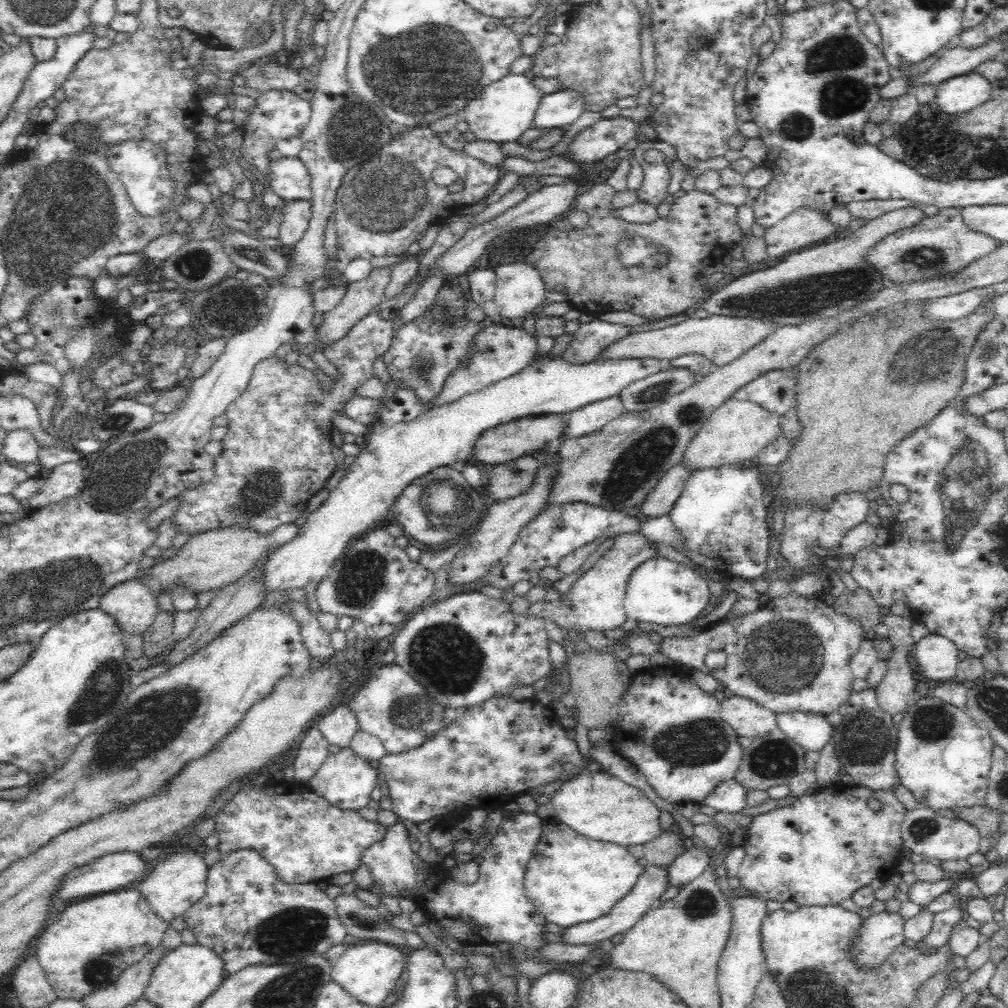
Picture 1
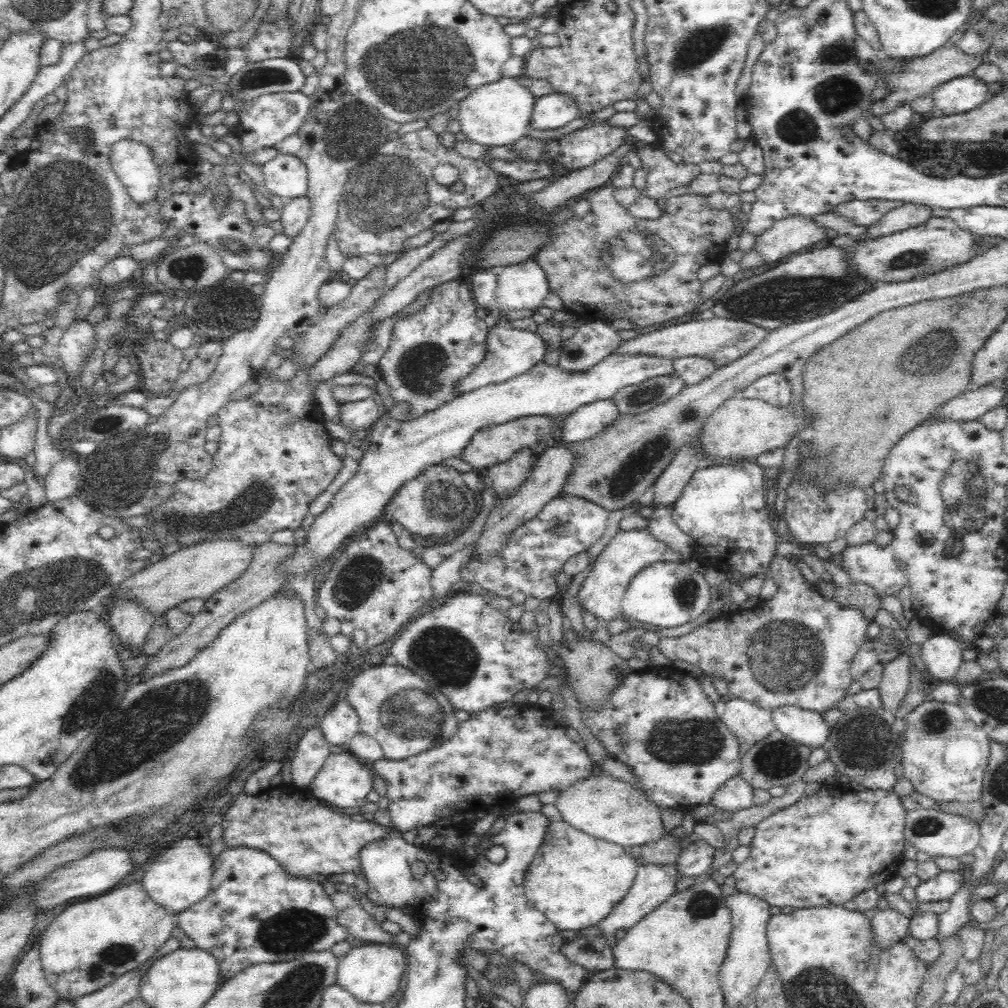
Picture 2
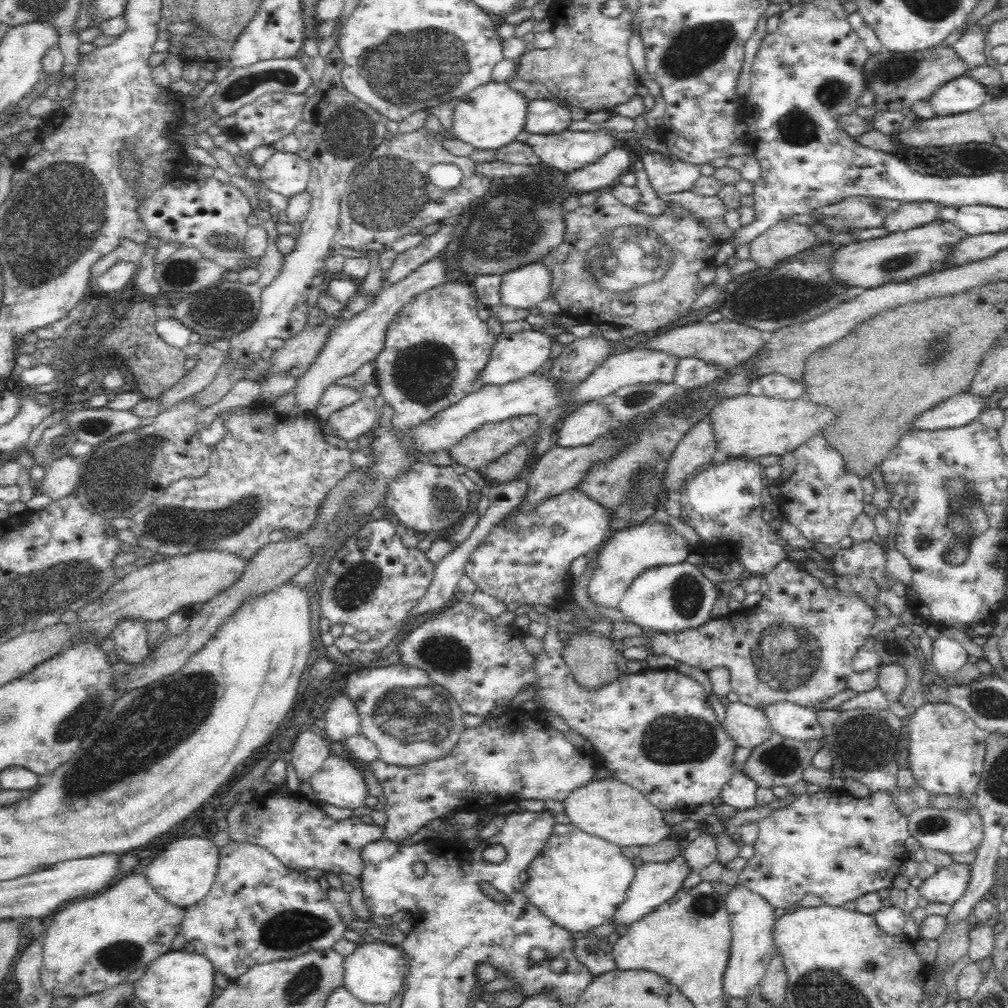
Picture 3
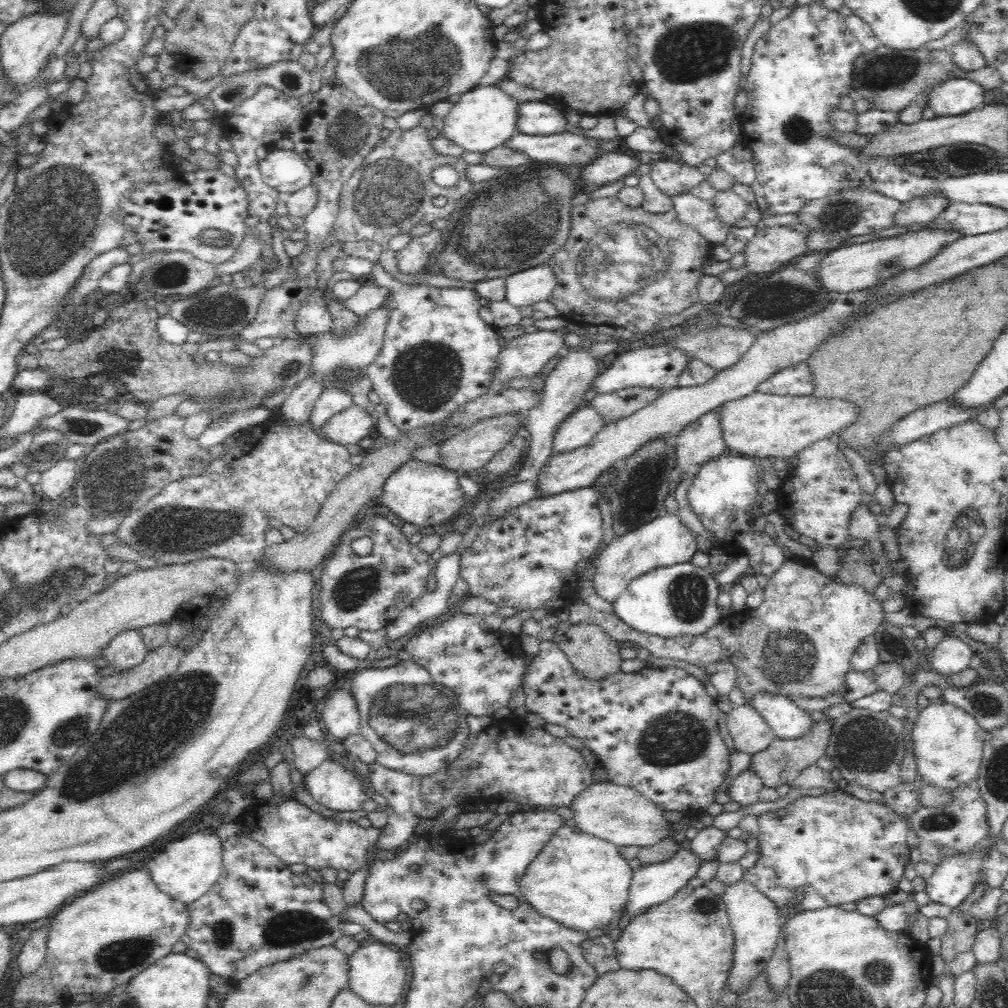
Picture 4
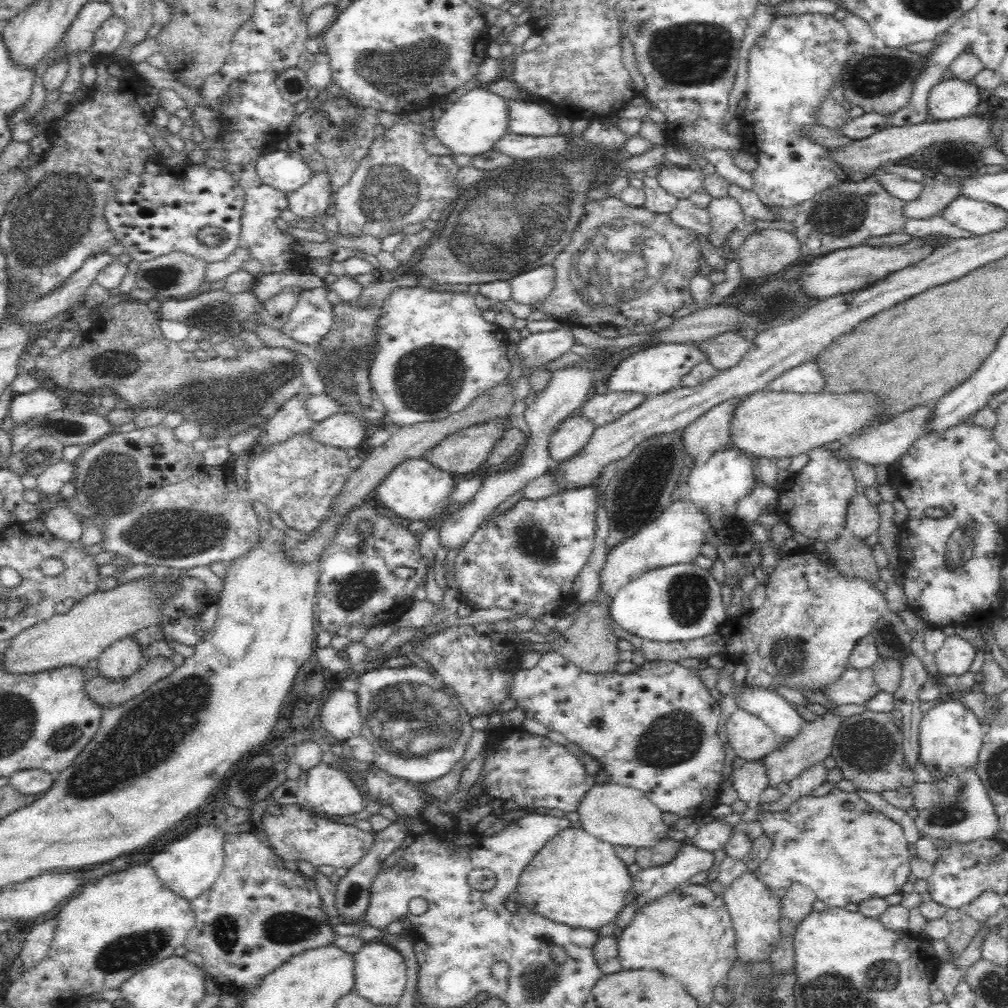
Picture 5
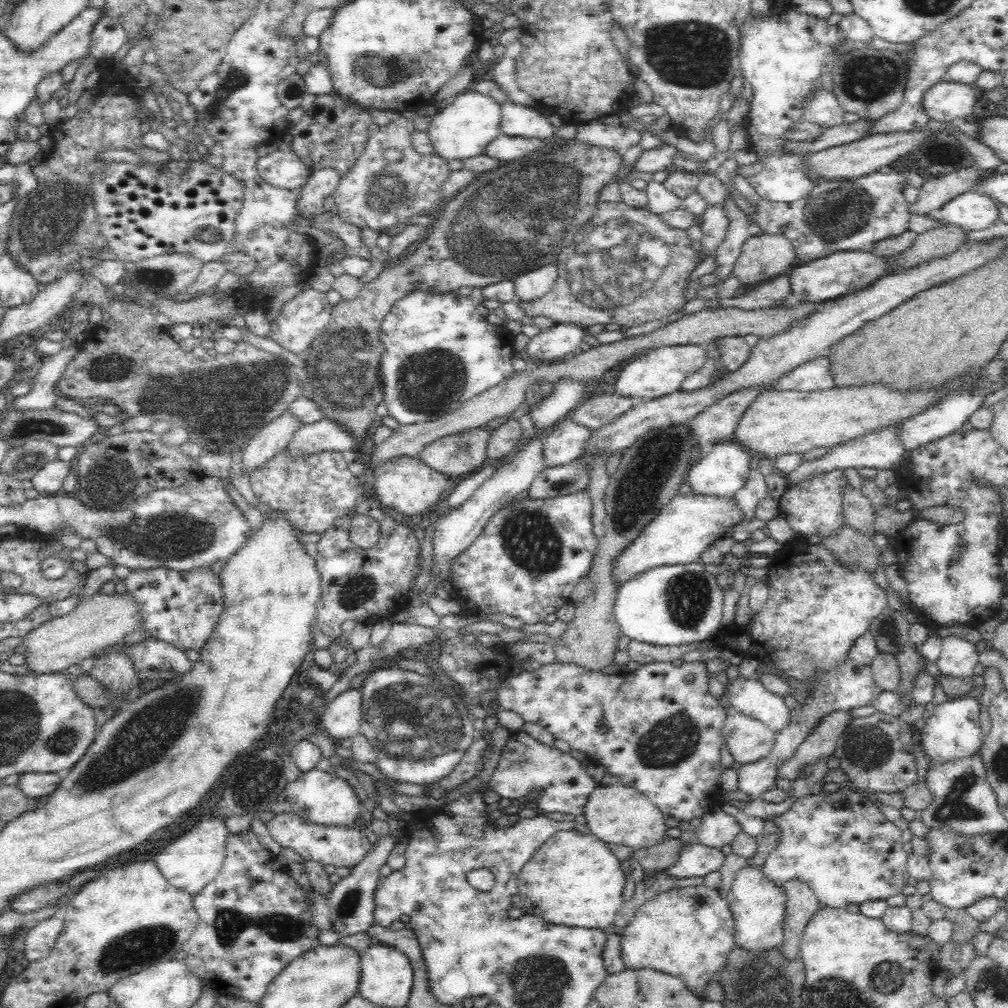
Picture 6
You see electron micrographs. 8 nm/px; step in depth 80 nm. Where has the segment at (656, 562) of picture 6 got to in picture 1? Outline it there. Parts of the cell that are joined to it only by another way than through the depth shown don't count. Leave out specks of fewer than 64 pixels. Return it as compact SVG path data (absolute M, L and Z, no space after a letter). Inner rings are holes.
M640 533L619 534L613 546L592 566L581 574L569 590L554 602L540 601L531 604L530 614L535 614L546 621L551 621L560 629L569 630L572 637L588 631L604 633L614 629L622 629L627 614L623 606L625 590L632 572L650 558L658 554L652 549L650 541Z

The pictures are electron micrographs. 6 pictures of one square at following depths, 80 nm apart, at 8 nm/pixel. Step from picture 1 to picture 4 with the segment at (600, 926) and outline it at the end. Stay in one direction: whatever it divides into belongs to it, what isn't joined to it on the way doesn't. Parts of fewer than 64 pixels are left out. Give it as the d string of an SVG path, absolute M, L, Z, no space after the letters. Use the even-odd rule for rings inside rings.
M680 849L667 861L641 865L633 872L628 900L622 910L622 916L627 915L632 919L646 912L651 906L659 905L667 898L672 898L672 895L675 895L682 887L687 886L686 883L690 878L697 876L698 866L702 863L704 860L698 859L698 855L694 855L690 849Z

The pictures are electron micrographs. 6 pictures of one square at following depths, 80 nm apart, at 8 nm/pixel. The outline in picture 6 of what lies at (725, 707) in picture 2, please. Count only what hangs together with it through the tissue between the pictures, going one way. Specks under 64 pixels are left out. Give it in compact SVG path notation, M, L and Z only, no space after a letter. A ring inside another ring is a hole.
M728 708L721 732L733 760L740 762L741 765L768 756L775 743L773 730L734 708Z

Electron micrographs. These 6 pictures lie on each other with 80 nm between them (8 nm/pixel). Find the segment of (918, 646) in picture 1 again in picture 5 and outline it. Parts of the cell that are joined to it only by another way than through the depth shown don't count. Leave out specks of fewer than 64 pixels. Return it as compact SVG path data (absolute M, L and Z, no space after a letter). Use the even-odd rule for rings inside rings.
M948 636L942 646L934 653L934 663L937 672L943 675L964 674L970 670L976 649L972 644L962 640L959 636Z

